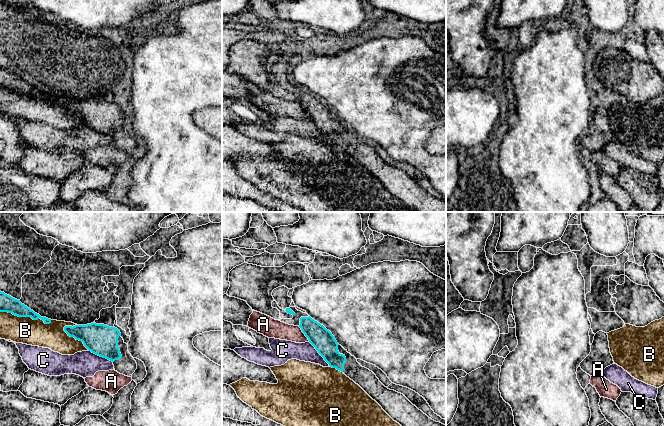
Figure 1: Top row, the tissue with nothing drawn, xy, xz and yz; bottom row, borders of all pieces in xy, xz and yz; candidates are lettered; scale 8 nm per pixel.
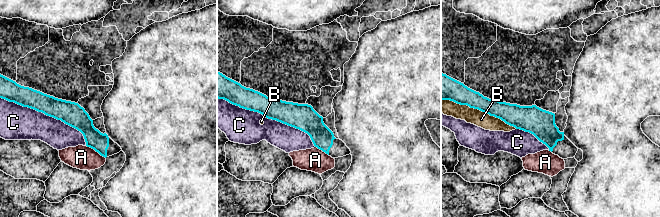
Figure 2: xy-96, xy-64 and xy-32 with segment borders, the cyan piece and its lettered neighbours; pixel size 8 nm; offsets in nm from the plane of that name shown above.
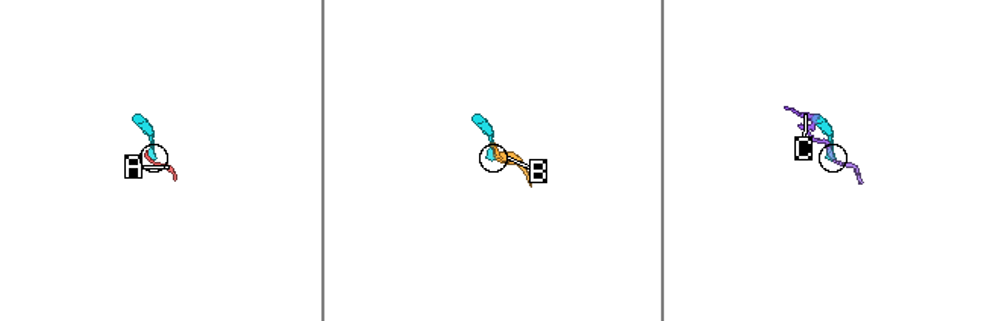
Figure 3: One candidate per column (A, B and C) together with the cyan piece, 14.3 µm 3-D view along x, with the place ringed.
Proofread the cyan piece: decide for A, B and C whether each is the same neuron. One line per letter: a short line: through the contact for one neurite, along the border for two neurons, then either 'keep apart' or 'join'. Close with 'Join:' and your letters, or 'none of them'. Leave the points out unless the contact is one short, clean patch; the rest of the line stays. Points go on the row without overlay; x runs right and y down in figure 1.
A: keep apart
B: keep apart
C: keep apart
Join: none of them

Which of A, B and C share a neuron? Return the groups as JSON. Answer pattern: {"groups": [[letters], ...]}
{"groups": [["A"], ["B"], ["C"]]}

